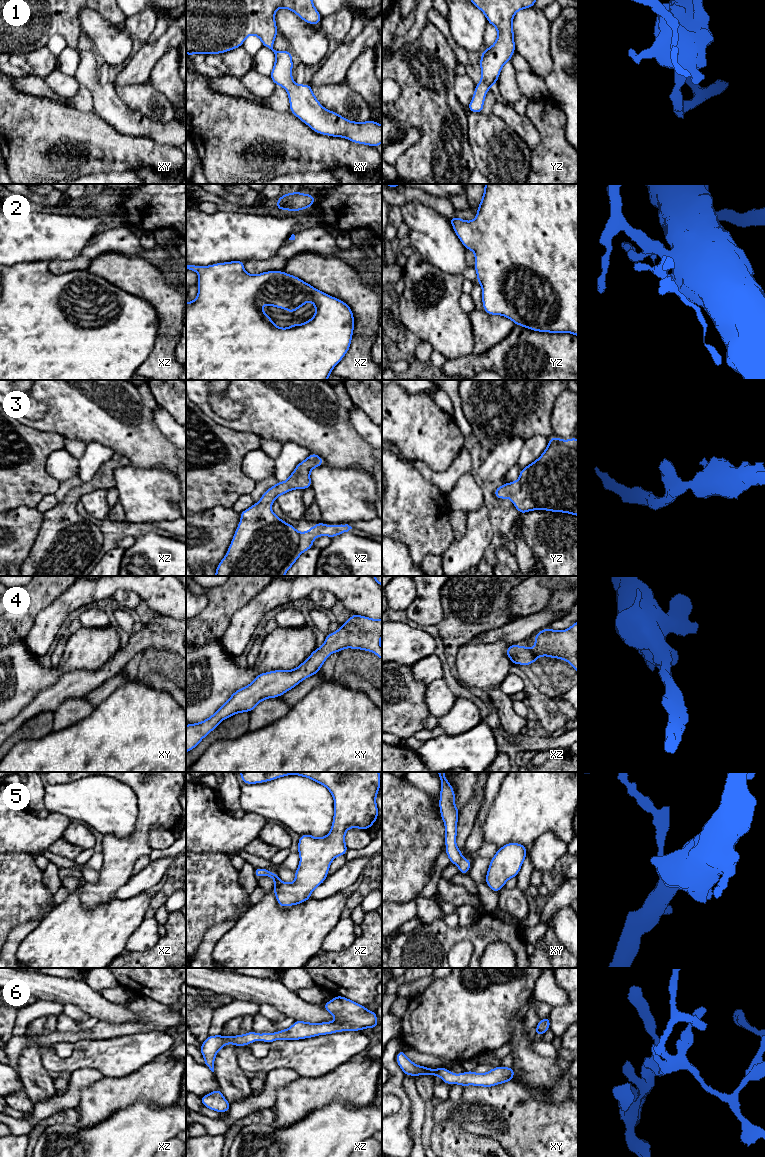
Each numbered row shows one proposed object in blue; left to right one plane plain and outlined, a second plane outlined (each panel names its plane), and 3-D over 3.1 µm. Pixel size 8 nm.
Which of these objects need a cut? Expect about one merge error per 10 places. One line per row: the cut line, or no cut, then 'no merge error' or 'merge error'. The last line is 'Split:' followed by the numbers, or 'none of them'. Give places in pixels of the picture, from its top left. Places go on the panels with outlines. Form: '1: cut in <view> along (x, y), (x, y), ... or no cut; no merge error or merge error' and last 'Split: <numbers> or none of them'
1: no cut; no merge error
2: no cut; no merge error
3: no cut; no merge error
4: no cut; no merge error
5: no cut; no merge error
6: no cut; no merge error
Split: none of them

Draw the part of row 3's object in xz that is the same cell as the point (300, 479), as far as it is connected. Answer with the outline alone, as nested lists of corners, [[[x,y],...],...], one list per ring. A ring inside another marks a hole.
[[[311,453],[300,462],[284,482],[277,482],[266,490],[260,501],[240,512],[241,519],[234,533],[226,556],[216,568],[215,576],[284,576],[299,556],[313,547],[313,540],[322,535],[333,538],[352,529],[348,524],[325,525],[322,522],[311,526],[307,532],[298,532],[295,527],[284,522],[271,509],[276,498],[293,489],[304,490],[311,487],[310,471],[324,464],[321,456]]]

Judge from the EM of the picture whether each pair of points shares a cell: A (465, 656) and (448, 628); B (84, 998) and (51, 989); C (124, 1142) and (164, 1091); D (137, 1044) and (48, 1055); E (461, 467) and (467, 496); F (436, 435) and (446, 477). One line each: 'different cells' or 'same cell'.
A: different cells
B: same cell
C: different cells
D: same cell
E: different cells
F: different cells

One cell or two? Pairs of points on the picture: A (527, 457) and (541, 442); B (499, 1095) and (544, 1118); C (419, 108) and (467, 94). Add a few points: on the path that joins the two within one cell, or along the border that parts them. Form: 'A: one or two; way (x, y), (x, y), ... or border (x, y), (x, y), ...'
A: one; way (530, 453), (537, 446)
B: one; way (510, 1106), (522, 1118), (533, 1118)
C: two; border (456, 76), (455, 96), (465, 108)

